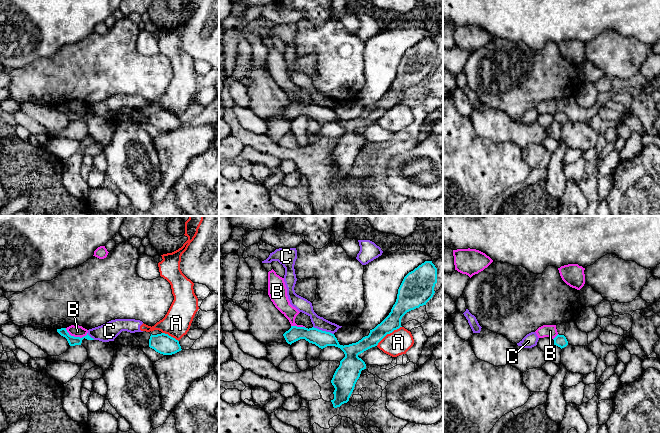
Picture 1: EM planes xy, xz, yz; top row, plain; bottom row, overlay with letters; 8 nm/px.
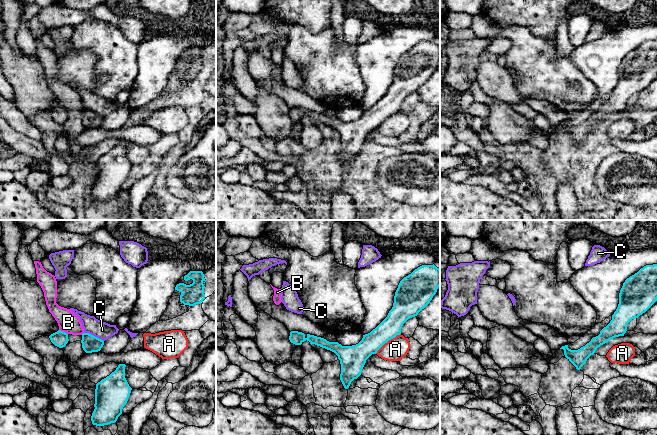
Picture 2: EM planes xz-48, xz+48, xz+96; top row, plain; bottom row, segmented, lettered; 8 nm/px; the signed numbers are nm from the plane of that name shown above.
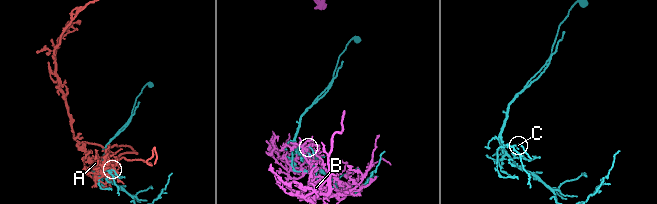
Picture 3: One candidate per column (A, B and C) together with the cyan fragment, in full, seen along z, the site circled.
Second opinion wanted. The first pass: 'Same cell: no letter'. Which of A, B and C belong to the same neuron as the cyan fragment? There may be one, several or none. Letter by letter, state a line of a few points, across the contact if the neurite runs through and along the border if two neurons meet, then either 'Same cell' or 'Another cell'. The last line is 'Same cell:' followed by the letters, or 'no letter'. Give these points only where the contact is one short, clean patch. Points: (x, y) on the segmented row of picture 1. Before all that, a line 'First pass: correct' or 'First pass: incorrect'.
First pass: correct
A: Line: xz (401, 326), (388, 333), (376, 345). Another cell
B: Line: xy (65, 328), (74, 336), (83, 337), (87, 334). Another cell
C: Line: xz (313, 326), (333, 334). Another cell
Same cell: no letter

